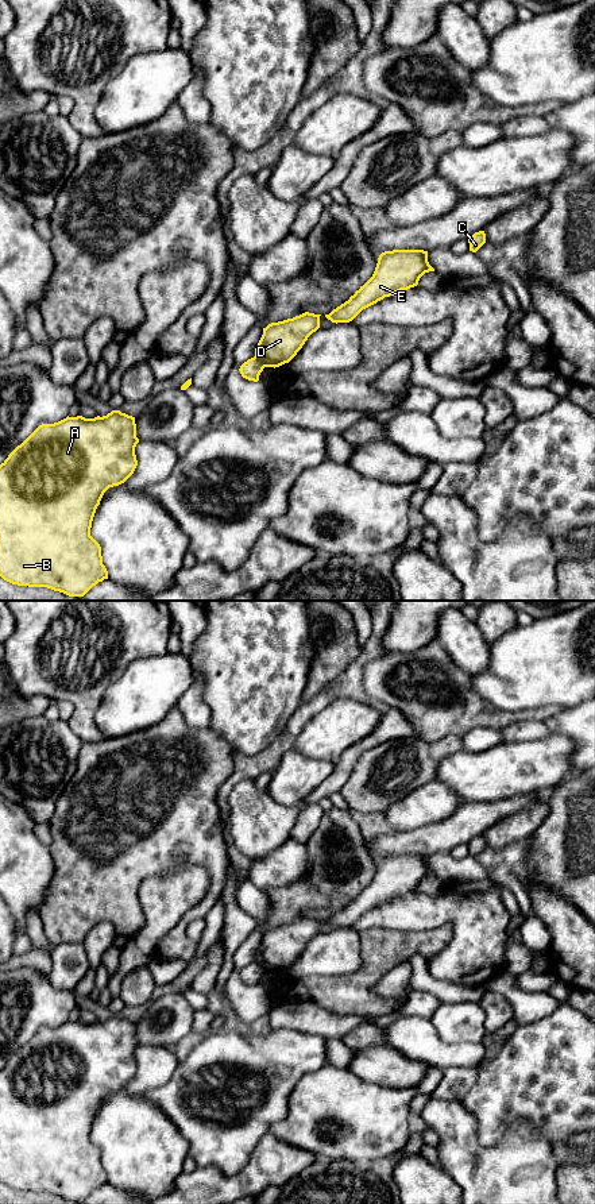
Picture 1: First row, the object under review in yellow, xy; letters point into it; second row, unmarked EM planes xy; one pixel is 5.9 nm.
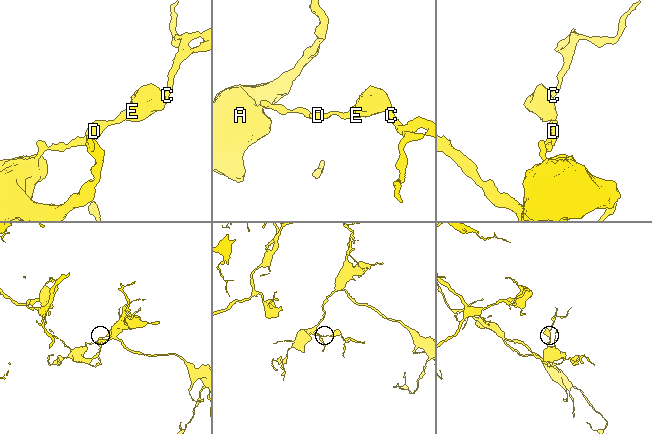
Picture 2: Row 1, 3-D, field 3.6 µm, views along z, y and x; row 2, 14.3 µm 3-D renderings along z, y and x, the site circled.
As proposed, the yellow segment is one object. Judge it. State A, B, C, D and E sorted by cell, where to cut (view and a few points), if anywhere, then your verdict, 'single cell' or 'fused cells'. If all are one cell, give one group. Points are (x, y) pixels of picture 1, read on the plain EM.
A B / C D E; cut in xy along (255, 959), (266, 971); fused cells

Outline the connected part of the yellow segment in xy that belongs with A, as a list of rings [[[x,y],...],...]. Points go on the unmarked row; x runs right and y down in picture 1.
[[[112,1015],[107,1020],[85,1023],[82,1020],[66,1022],[54,1029],[39,1030],[8,1062],[0,1069],[0,1181],[18,1191],[47,1192],[69,1201],[84,1201],[93,1191],[108,1184],[108,1176],[103,1169],[101,1151],[90,1141],[92,1126],[104,1097],[113,1091],[124,1088],[138,1070],[135,1051],[136,1042],[135,1022]]]

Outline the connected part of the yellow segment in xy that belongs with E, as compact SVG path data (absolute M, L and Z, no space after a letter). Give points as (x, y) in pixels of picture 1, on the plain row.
M393 854L379 860L372 881L348 906L325 919L332 927L349 927L363 914L385 902L418 890L420 883L434 873L428 867L428 856Z

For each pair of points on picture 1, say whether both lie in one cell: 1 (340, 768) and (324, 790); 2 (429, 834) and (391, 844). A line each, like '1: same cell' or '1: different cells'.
1: same cell
2: same cell

